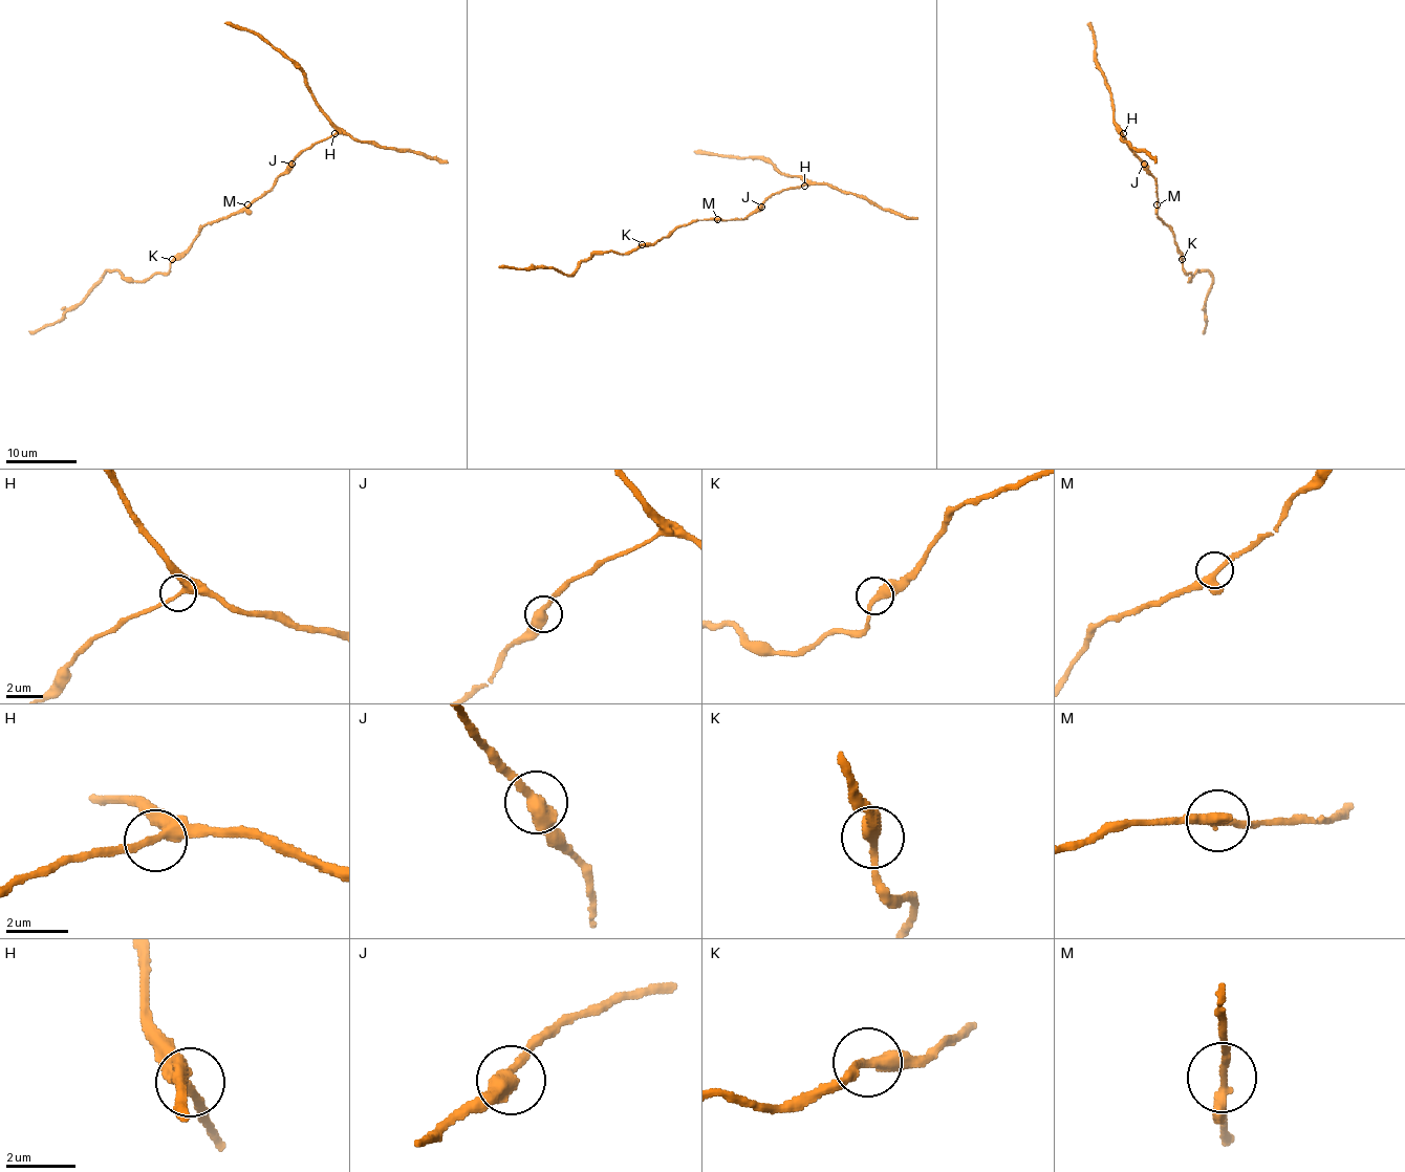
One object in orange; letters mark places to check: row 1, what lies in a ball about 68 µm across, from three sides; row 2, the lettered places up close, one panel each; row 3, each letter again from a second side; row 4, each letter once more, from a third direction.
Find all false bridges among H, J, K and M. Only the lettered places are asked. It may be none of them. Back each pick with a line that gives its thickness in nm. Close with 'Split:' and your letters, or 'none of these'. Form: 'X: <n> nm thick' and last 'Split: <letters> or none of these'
Split: none of these

